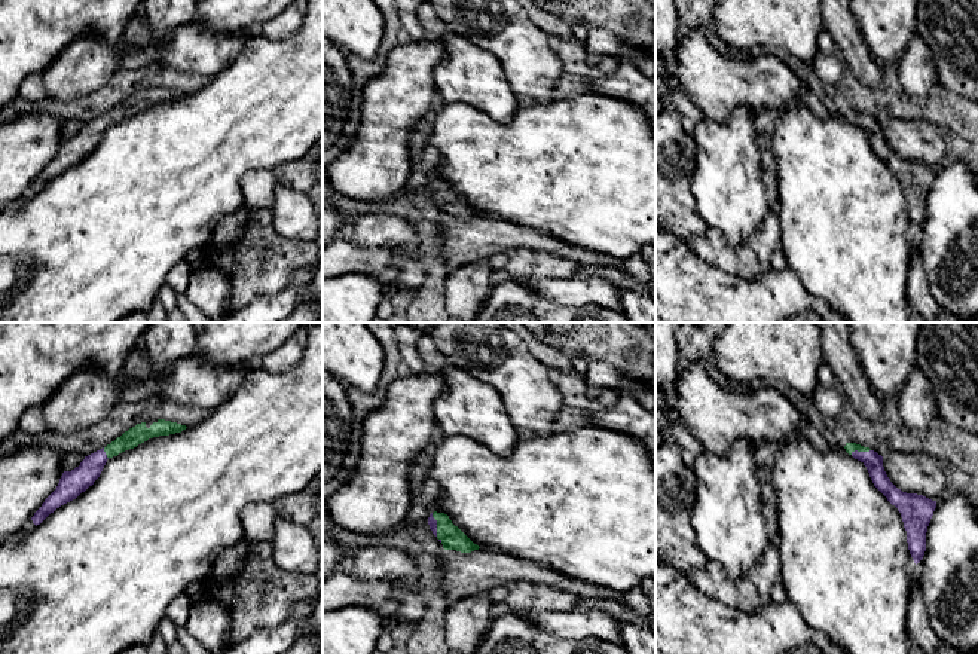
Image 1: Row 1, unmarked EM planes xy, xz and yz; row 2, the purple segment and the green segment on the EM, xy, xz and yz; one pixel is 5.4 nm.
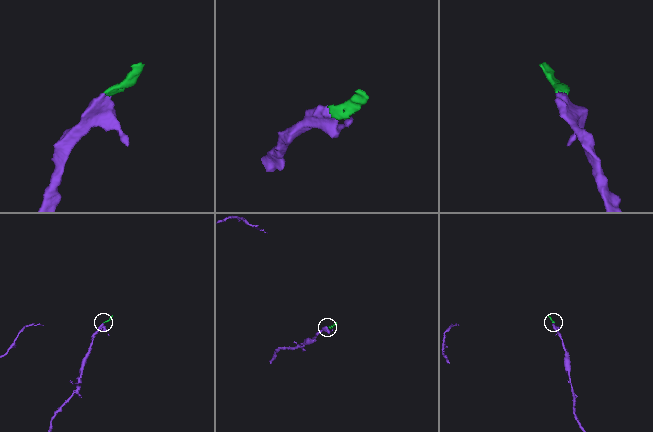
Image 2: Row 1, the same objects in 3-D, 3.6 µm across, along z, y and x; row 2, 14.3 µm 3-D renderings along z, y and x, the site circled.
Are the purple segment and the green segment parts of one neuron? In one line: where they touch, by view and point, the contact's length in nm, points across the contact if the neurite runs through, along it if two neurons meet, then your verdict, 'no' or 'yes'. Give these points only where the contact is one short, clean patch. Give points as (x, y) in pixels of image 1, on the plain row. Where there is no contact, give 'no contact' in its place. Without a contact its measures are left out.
meets purple in xz at (436, 192); contact 130 nm long; runs through xz (433, 190), (436, 192), (452, 205); yes

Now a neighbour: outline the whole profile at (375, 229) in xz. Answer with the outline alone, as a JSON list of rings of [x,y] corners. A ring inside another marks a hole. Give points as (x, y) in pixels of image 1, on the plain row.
[[[369,213],[358,217],[345,236],[360,247],[389,250],[416,245],[418,242],[410,218],[389,213]]]

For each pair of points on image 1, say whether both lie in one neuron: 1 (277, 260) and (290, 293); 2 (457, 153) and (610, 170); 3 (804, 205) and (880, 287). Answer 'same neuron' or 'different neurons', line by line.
1: different neurons
2: same neuron
3: same neuron

